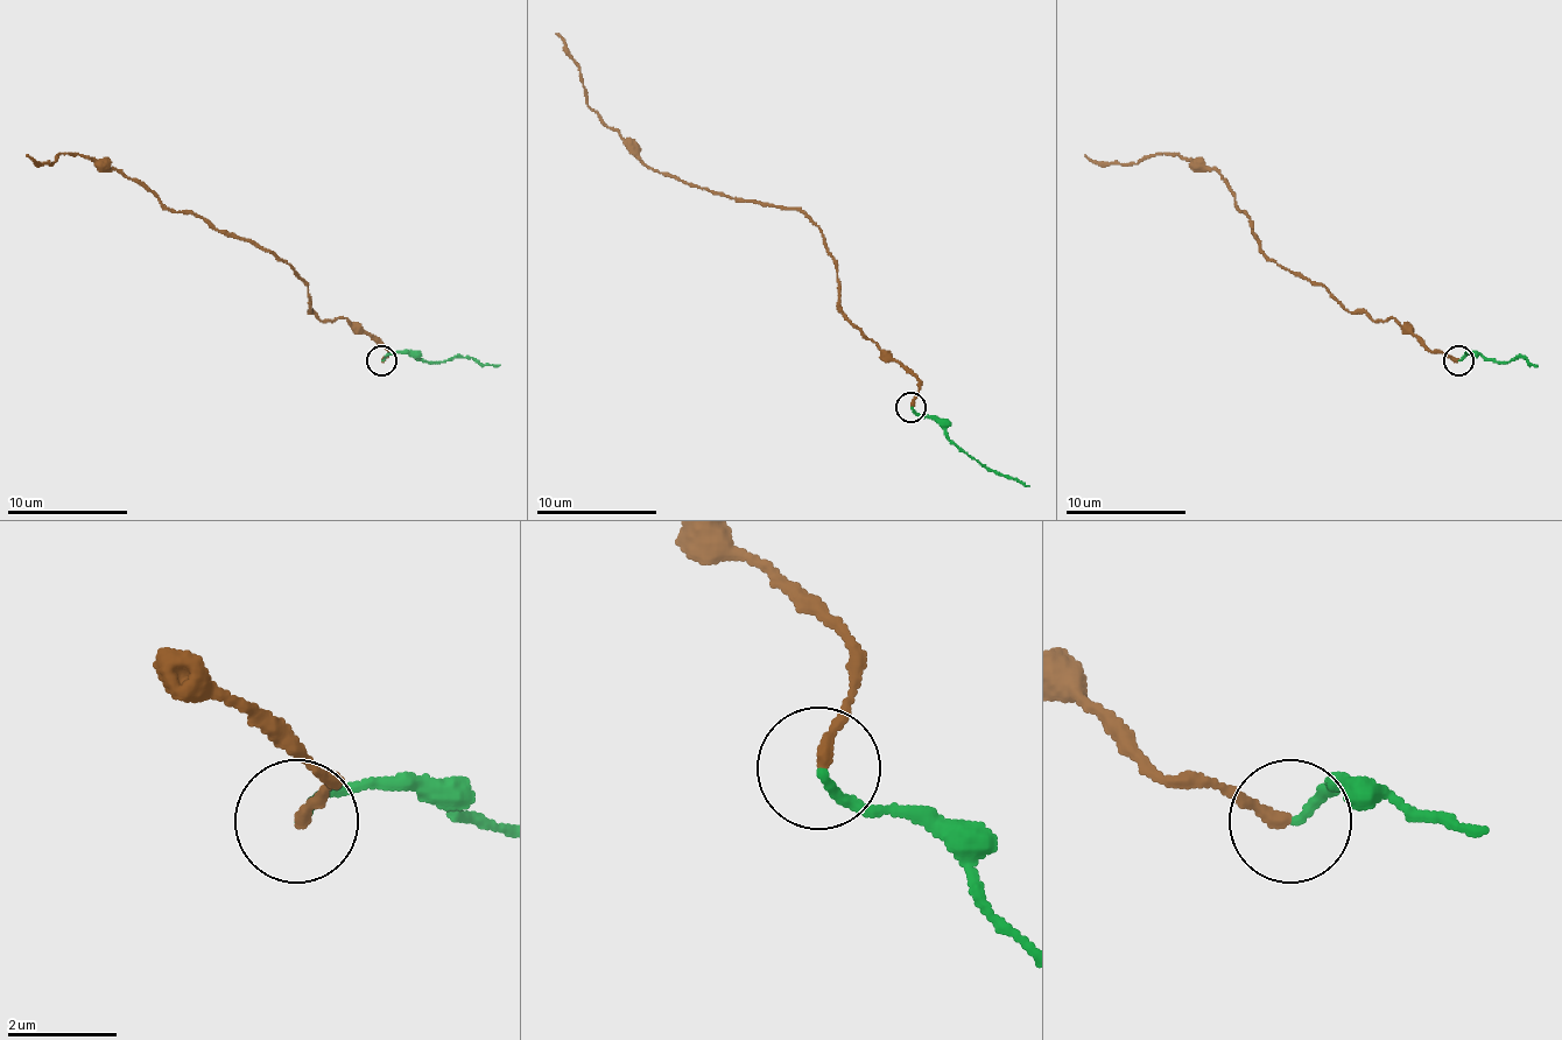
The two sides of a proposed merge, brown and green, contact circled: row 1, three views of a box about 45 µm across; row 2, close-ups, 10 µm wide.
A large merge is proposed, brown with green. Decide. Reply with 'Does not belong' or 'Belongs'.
Belongs

